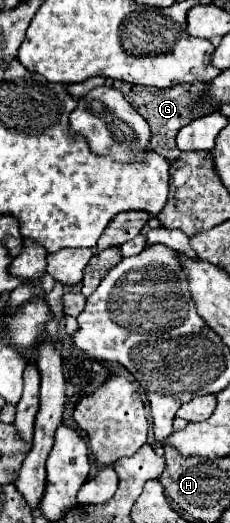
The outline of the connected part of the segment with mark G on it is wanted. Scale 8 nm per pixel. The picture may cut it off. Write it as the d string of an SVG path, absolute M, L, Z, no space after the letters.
M114 81L112 85L114 89L118 89L120 93L124 93L126 101L134 105L134 109L148 121L150 129L152 129L152 139L148 149L156 151L158 155L166 157L168 161L174 161L180 157L180 149L176 147L176 133L180 127L188 125L190 121L214 113L212 107L198 107L198 101L202 97L202 93L206 91L204 83L194 83L194 85L176 85L170 89L156 89L156 87L140 87L140 85L132 85L132 83L124 83L124 81Z

